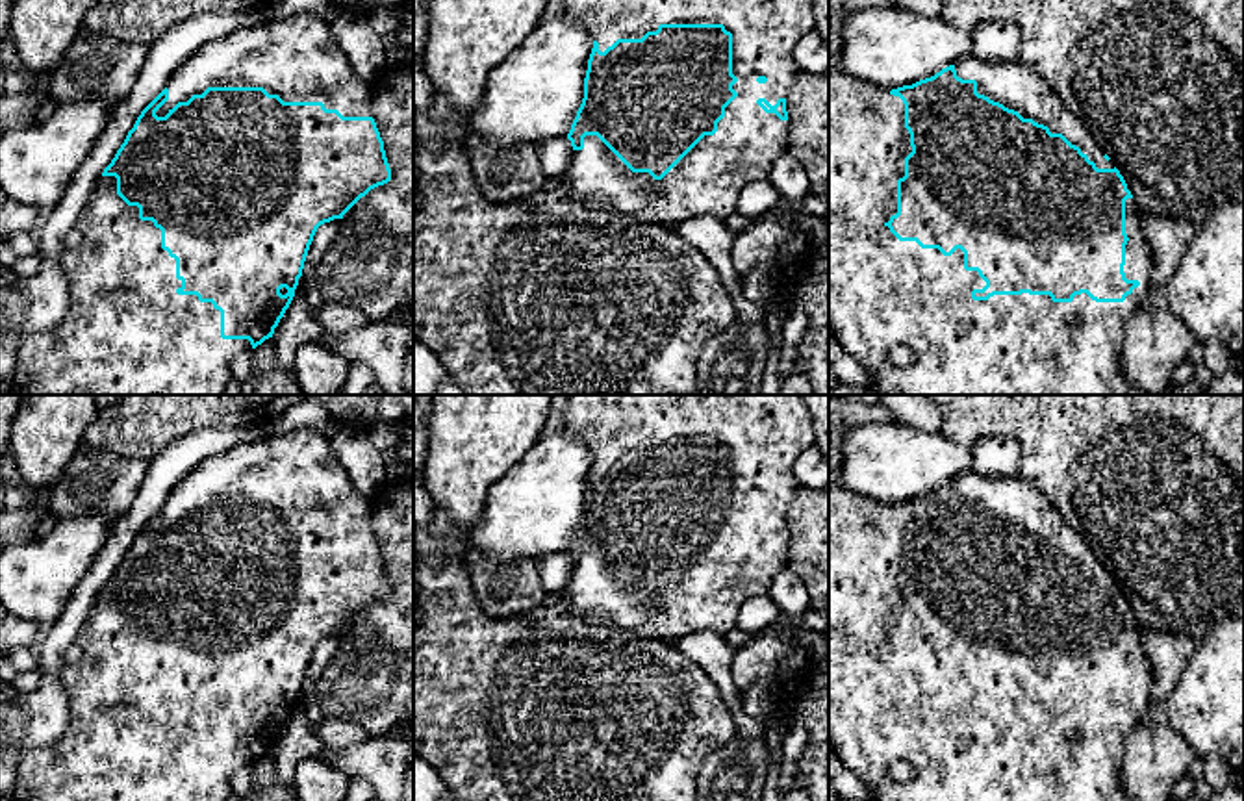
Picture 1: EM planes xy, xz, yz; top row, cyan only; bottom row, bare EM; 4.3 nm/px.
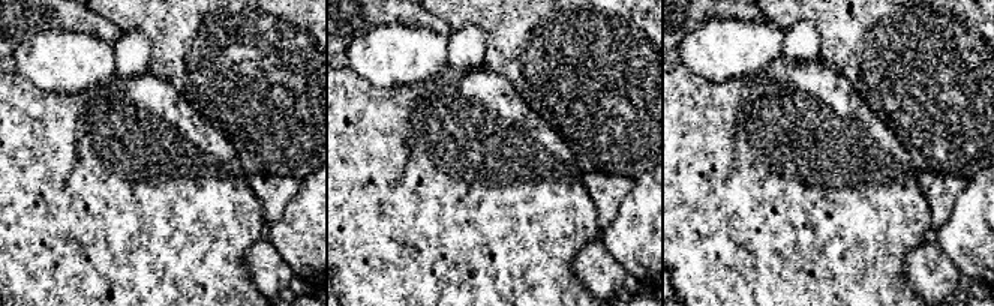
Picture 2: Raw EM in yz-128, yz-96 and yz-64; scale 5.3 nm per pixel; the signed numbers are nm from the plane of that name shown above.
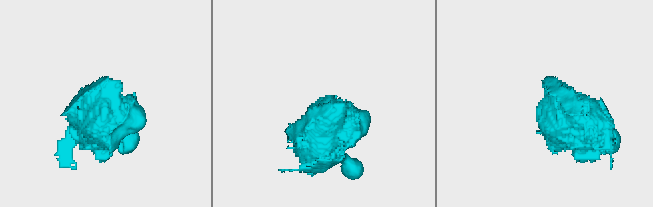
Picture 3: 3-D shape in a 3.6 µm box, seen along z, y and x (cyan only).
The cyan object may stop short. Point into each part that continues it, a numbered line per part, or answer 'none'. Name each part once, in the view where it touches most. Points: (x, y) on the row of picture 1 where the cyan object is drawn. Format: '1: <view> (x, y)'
1: yz (905, 312)

